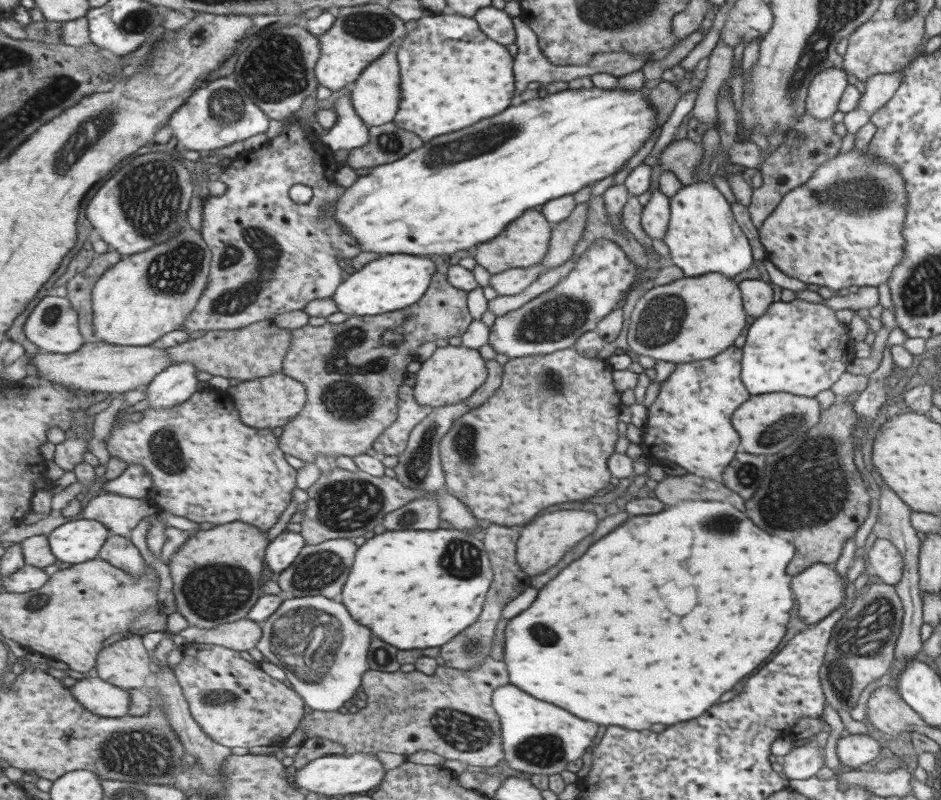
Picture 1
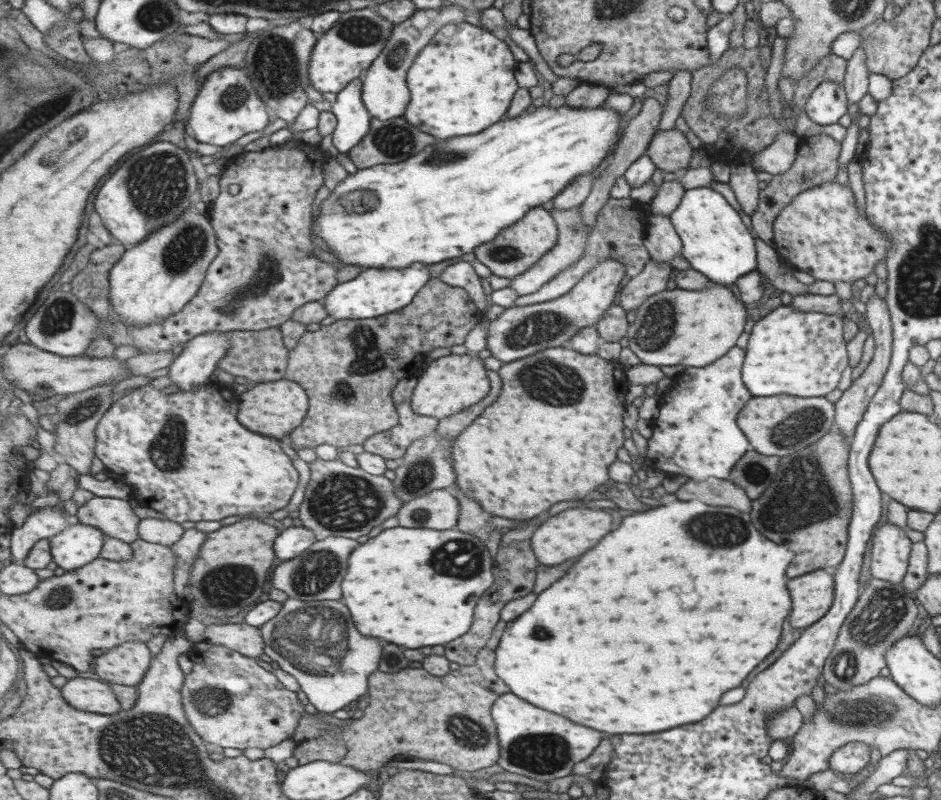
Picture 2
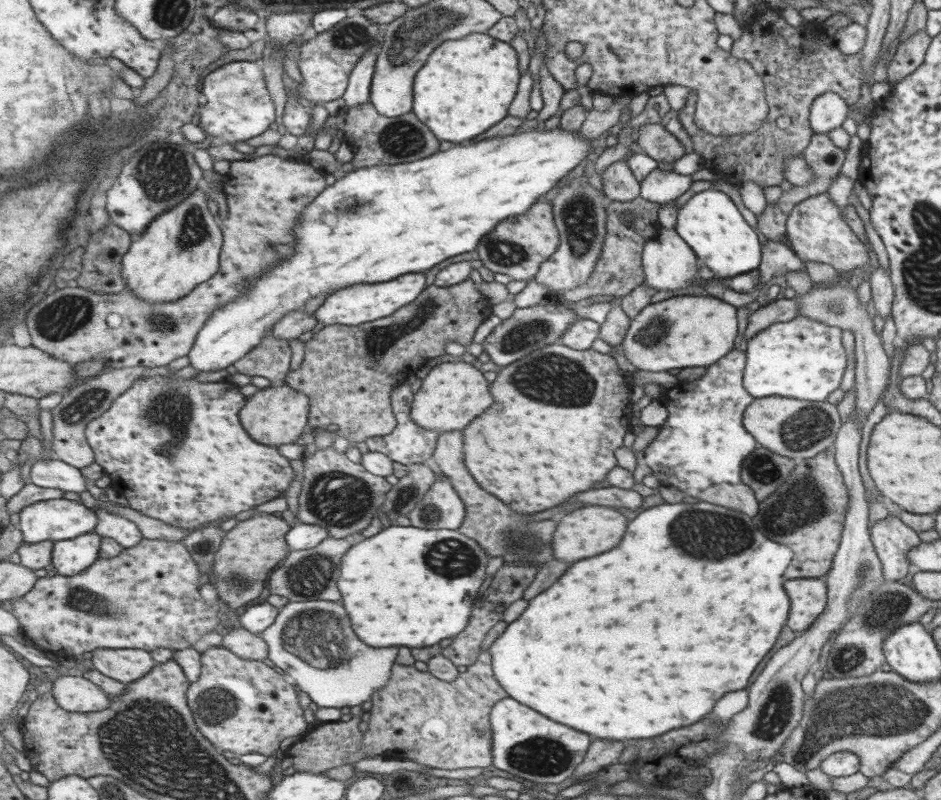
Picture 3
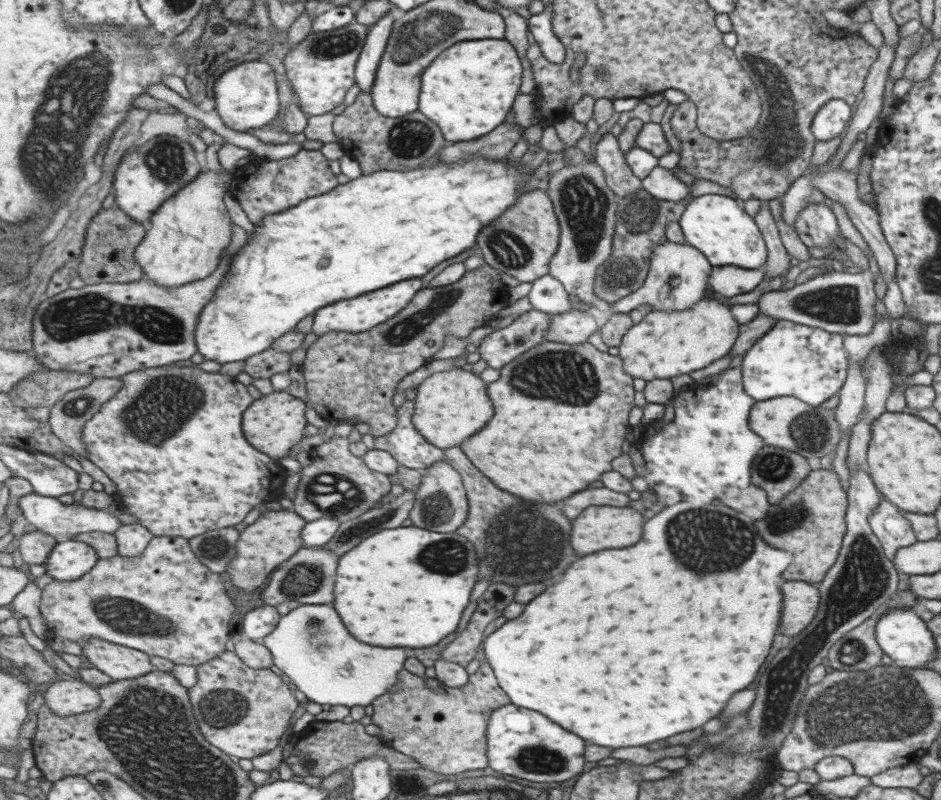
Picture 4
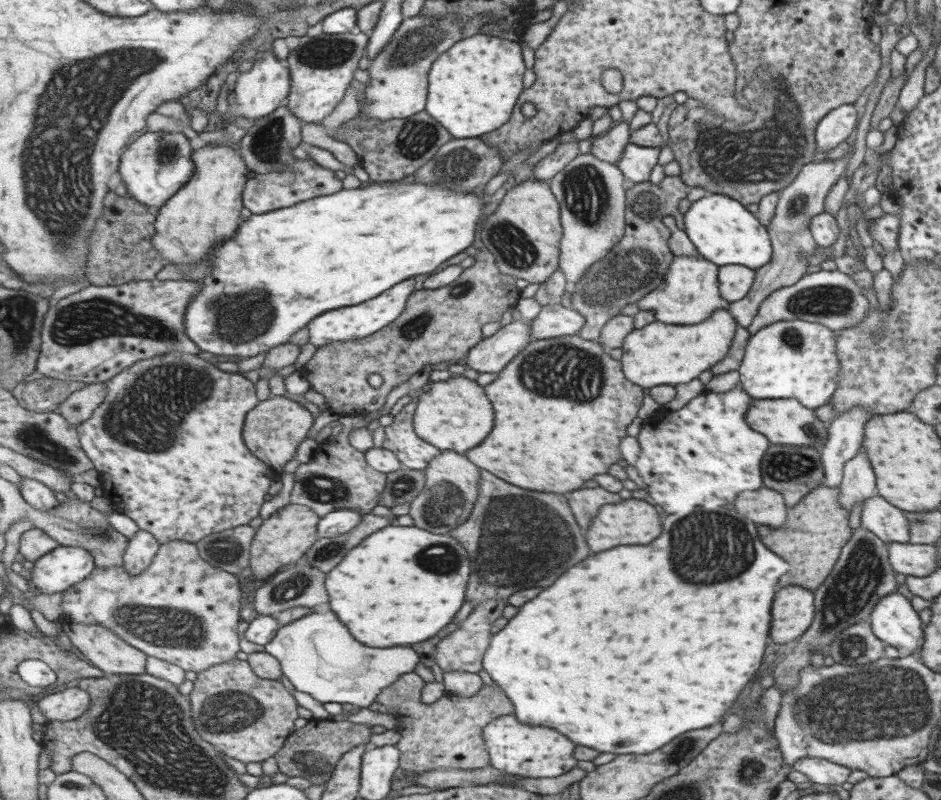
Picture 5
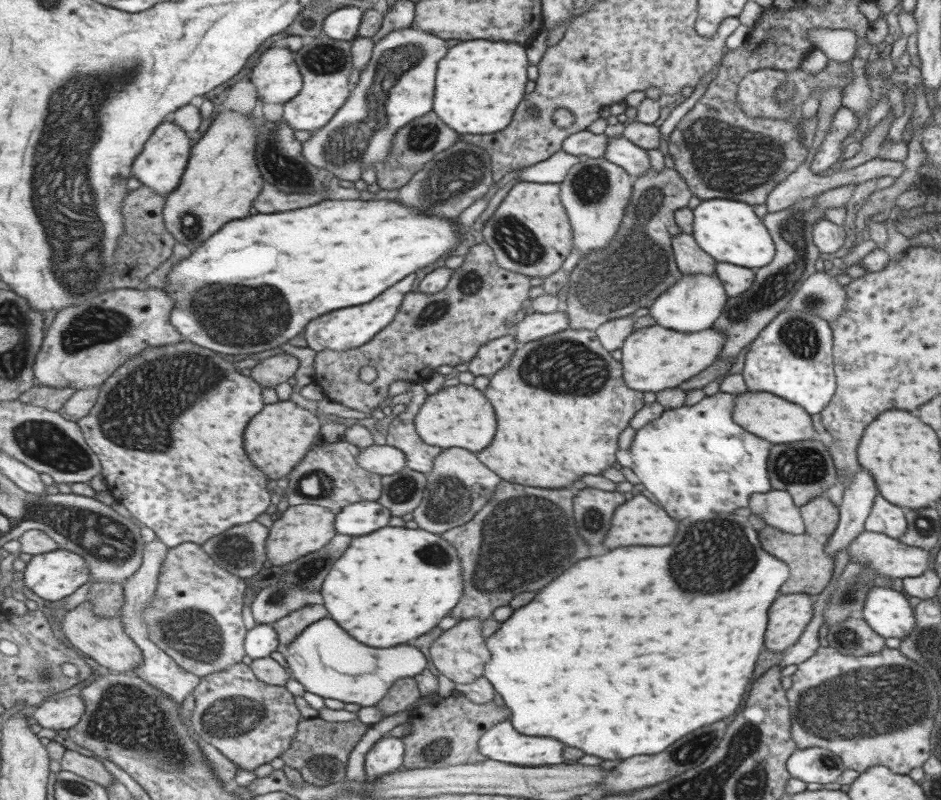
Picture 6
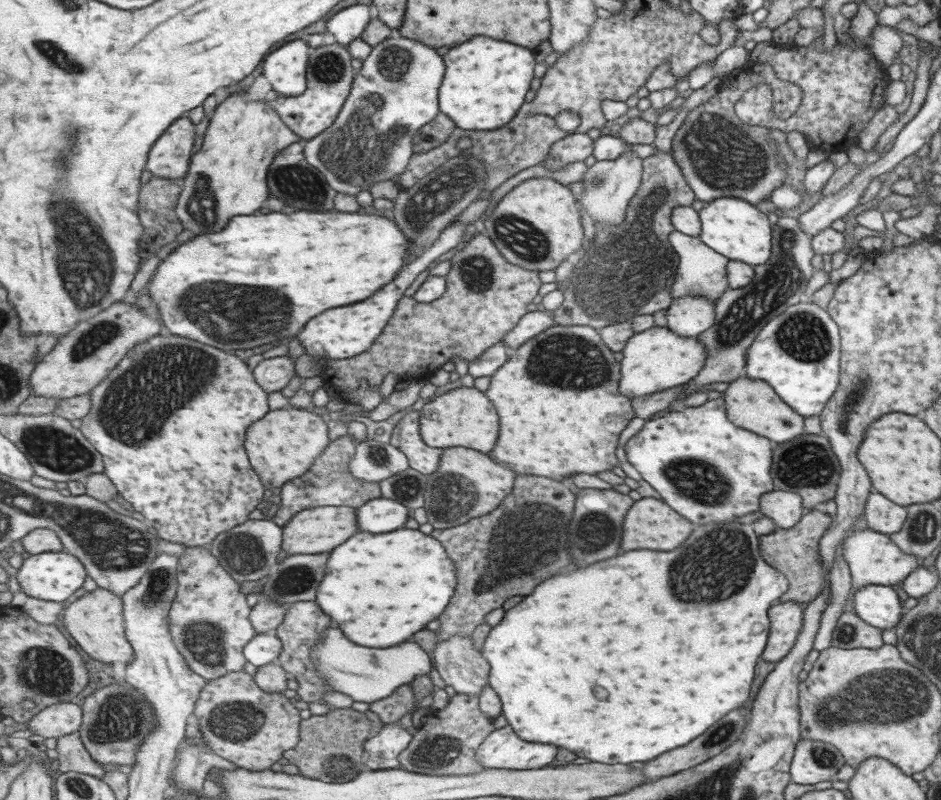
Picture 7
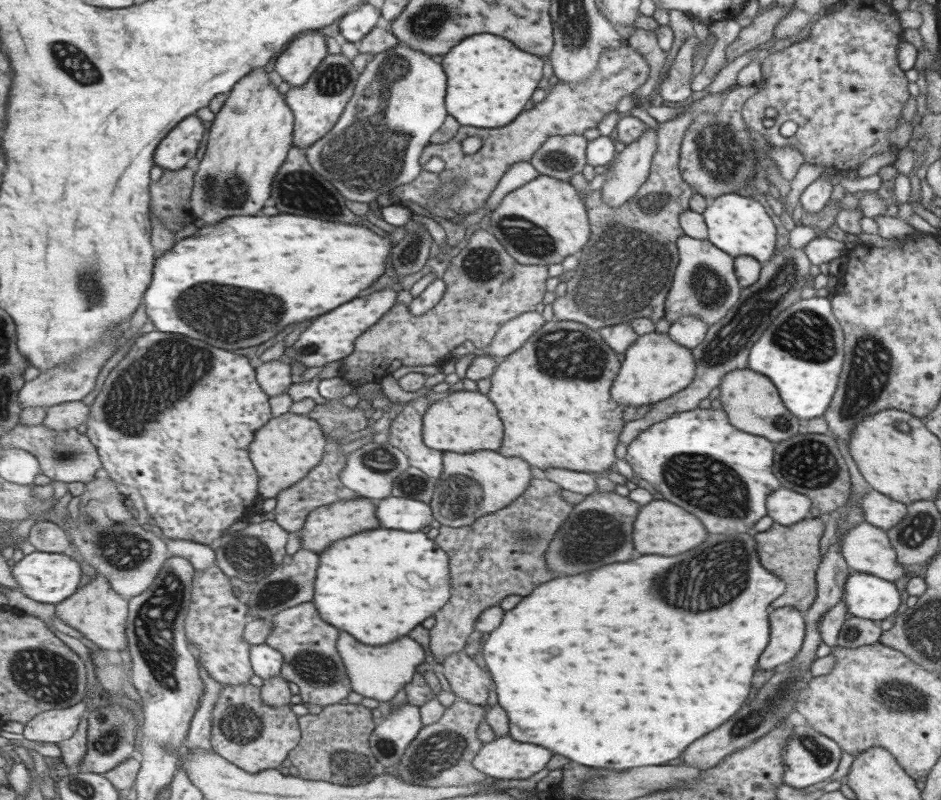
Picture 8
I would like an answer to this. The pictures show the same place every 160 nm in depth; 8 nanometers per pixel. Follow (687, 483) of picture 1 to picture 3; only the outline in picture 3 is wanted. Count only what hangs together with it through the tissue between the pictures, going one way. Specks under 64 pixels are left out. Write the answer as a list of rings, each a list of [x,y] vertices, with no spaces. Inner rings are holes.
[[[723,483],[723,486],[712,486],[701,490],[697,502],[709,502],[709,504],[721,504],[723,508],[737,508],[739,512],[745,512],[747,516],[757,514],[757,500],[753,490],[745,484],[737,483],[735,486]]]

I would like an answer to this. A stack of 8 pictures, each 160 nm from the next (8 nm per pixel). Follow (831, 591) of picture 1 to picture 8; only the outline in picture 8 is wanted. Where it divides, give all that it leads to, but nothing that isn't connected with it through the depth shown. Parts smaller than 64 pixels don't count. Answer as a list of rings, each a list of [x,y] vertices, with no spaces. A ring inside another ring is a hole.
[[[779,607],[769,613],[769,642],[759,656],[761,670],[784,669],[804,646],[805,612]]]

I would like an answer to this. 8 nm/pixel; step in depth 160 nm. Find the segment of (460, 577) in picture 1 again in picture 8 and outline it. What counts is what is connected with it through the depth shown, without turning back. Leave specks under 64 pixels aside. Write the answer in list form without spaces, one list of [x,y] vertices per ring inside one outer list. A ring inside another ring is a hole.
[[[377,527],[349,540],[341,540],[321,554],[319,576],[315,584],[315,604],[329,624],[357,636],[357,640],[377,646],[405,636],[411,628],[421,624],[427,616],[439,610],[449,598],[447,586],[447,556],[443,550],[433,548],[433,542],[421,531],[405,532]]]

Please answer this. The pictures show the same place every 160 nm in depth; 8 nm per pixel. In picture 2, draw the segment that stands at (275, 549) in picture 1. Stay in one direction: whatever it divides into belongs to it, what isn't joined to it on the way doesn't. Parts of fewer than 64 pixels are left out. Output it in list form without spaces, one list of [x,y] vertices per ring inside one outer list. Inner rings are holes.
[[[303,526],[286,528],[276,538],[277,559],[285,562],[297,558],[302,552],[310,549],[317,541],[317,537],[310,528]]]

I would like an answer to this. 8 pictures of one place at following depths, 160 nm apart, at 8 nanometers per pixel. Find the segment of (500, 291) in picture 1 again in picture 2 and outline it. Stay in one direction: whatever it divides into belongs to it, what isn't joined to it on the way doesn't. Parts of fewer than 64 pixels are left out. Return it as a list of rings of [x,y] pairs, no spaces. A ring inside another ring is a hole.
[[[578,207],[552,210],[551,215],[555,219],[557,232],[561,232],[561,240],[556,240],[557,248],[553,248],[553,252],[547,251],[544,255],[540,256],[540,259],[529,270],[510,279],[510,286],[507,287],[511,287],[518,296],[537,292],[539,288],[543,287],[554,276],[559,275],[570,264],[576,263],[580,256],[584,254],[584,251],[587,250],[588,228],[585,228]]]

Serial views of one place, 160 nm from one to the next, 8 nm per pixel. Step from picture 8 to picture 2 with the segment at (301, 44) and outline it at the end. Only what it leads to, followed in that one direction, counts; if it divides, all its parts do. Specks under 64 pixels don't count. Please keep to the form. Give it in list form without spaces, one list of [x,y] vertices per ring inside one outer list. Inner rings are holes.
[[[223,67],[207,75],[190,109],[187,130],[197,142],[227,146],[245,134],[267,128],[270,113],[269,106],[253,88],[245,69]]]

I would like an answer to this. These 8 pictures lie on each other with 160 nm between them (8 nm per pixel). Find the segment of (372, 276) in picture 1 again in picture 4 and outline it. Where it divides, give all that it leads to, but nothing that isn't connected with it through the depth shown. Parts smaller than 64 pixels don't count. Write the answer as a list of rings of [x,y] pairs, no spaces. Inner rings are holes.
[[[419,277],[416,278],[417,280],[407,279],[405,282],[400,281],[389,287],[381,288],[381,292],[373,291],[367,296],[359,296],[353,300],[341,300],[341,302],[320,308],[314,315],[314,334],[320,338],[329,331],[357,333],[375,328],[378,324],[391,319],[395,314],[399,314],[403,310],[403,306],[413,298],[415,292],[421,290],[421,280]]]

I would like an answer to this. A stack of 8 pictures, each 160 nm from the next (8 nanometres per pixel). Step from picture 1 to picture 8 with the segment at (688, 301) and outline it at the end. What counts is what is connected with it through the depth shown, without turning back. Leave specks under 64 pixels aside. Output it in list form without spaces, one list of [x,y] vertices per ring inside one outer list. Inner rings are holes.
[[[655,331],[647,334],[638,335],[633,344],[627,347],[621,360],[621,376],[617,376],[617,384],[613,384],[613,396],[617,396],[617,404],[627,406],[643,406],[655,404],[660,400],[669,398],[671,394],[684,389],[695,376],[696,363],[689,348],[679,345],[665,333],[656,333]]]

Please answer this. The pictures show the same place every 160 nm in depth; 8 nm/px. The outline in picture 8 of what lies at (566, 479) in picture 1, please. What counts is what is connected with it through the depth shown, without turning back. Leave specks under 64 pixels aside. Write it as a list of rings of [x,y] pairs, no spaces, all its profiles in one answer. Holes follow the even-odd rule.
[[[552,319],[543,323],[543,326],[540,326],[517,350],[502,357],[490,376],[490,387],[486,396],[489,396],[489,400],[493,400],[493,404],[497,404],[497,412],[501,412],[501,420],[505,420],[505,444],[501,444],[499,454],[501,456],[519,456],[529,466],[535,466],[535,468],[541,468],[541,470],[543,468],[565,468],[565,470],[586,473],[605,471],[605,468],[609,468],[615,460],[613,450],[617,446],[617,434],[621,434],[621,426],[623,426],[622,414],[625,406],[624,404],[617,404],[609,394],[612,380],[615,378],[619,365],[615,354],[609,350],[609,346],[603,342],[600,333],[596,330],[575,321]],[[573,362],[575,362],[575,368],[579,370],[579,374],[571,372]]]

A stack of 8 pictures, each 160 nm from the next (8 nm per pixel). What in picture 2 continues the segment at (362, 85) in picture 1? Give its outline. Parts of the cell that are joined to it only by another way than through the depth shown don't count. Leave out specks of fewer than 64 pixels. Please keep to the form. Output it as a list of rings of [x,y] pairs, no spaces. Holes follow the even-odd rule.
[[[448,4],[439,10],[417,9],[410,19],[393,26],[383,50],[377,55],[372,66],[368,68],[362,78],[364,103],[372,117],[377,118],[377,120],[401,119],[401,114],[403,114],[407,100],[409,100],[409,92],[405,86],[405,72],[411,66],[411,62],[415,60],[417,52],[431,40],[441,27],[445,27],[447,24],[457,25],[457,23],[464,21],[463,10],[459,6]]]

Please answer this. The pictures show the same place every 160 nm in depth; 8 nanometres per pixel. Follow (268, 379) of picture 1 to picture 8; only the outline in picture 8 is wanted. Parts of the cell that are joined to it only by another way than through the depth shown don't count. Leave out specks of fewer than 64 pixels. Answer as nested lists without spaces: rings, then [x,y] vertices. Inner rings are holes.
[[[288,412],[273,420],[257,432],[257,440],[251,444],[251,456],[261,472],[261,496],[277,499],[281,492],[291,489],[313,471],[325,457],[327,438],[324,429],[312,417]]]

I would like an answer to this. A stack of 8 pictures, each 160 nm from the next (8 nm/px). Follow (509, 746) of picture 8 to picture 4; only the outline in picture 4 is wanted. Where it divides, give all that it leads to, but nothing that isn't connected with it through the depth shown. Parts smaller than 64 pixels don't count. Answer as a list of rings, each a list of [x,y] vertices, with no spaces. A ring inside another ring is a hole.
[[[511,704],[497,708],[497,712],[493,712],[493,720],[488,720],[487,724],[487,759],[488,766],[493,770],[507,774],[507,776],[516,776],[523,780],[531,782],[563,782],[569,780],[575,774],[579,774],[579,770],[583,768],[583,740],[563,728],[559,728],[557,724],[549,722],[545,716],[541,716],[539,712],[531,712],[525,708],[517,708]]]

